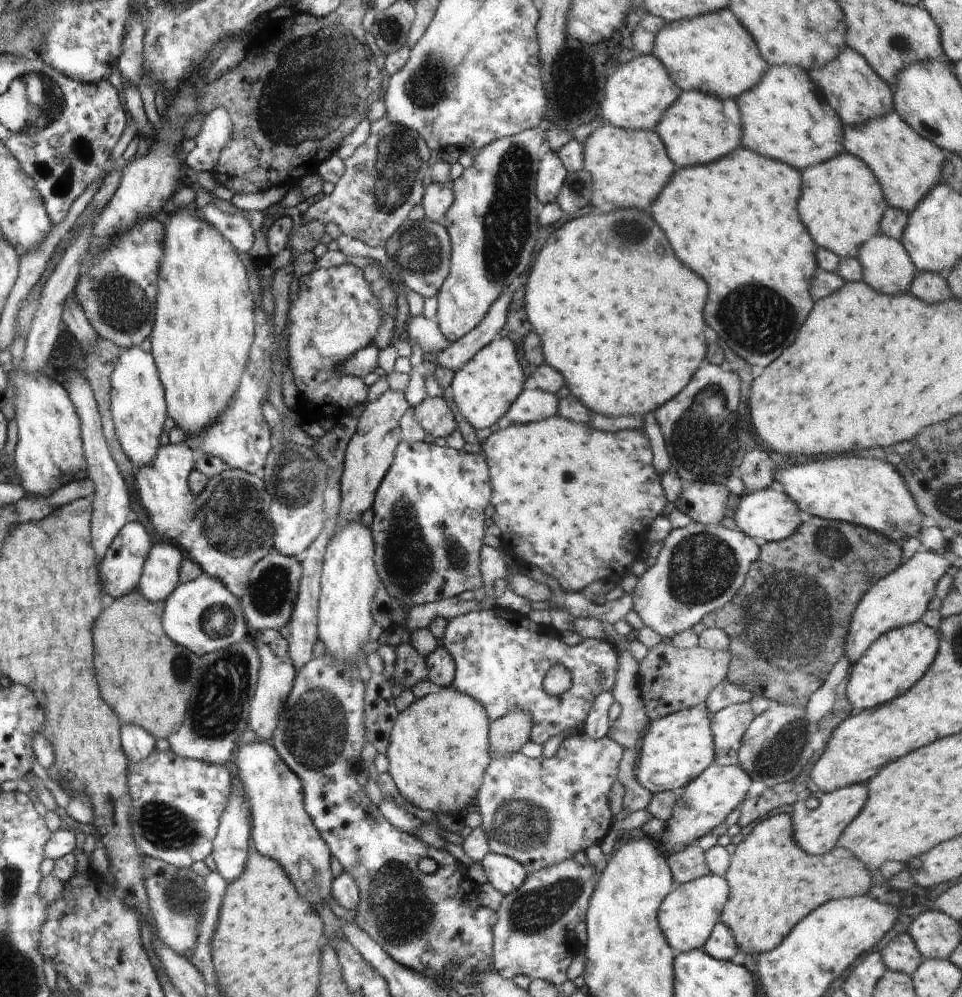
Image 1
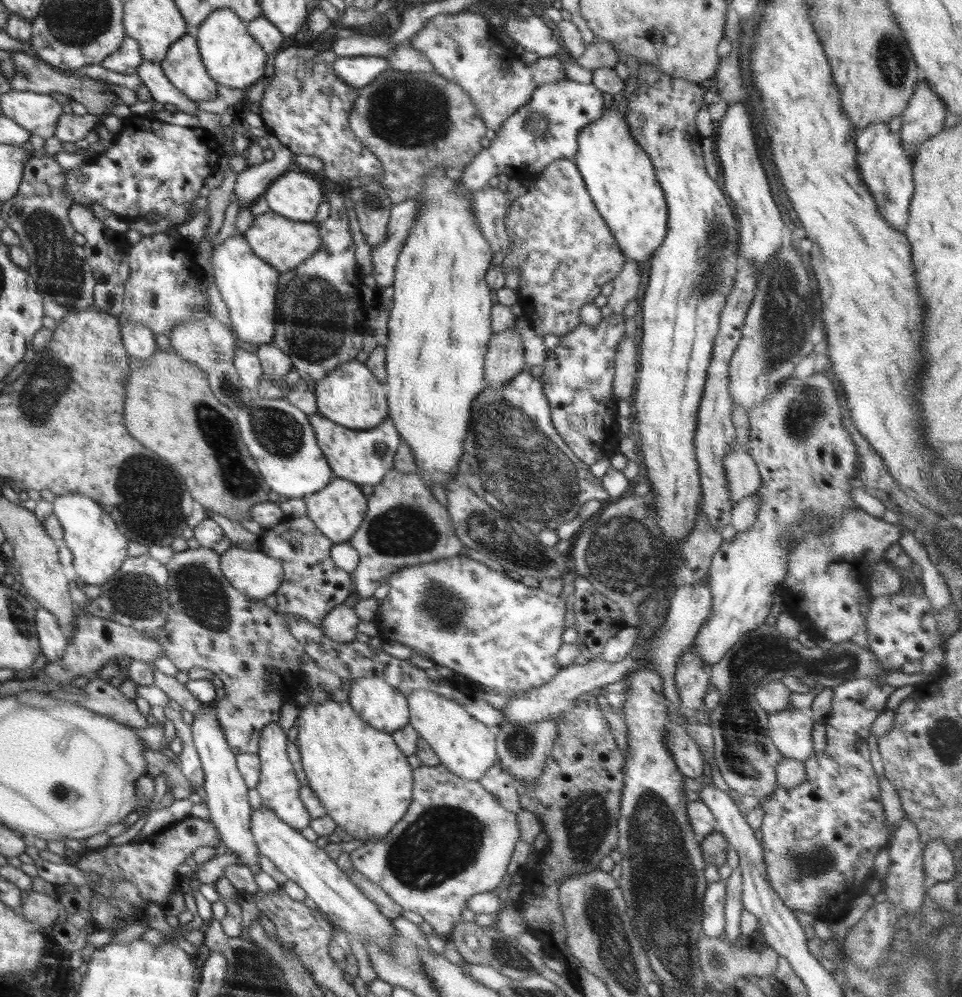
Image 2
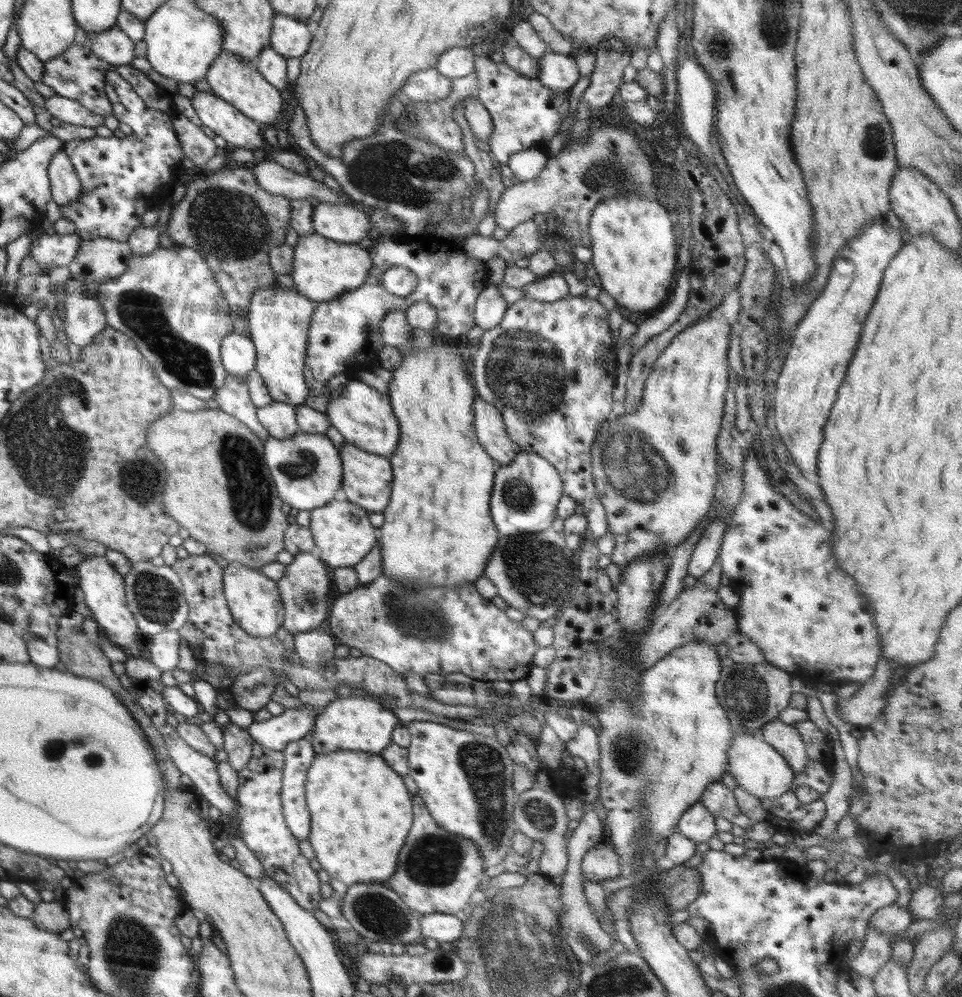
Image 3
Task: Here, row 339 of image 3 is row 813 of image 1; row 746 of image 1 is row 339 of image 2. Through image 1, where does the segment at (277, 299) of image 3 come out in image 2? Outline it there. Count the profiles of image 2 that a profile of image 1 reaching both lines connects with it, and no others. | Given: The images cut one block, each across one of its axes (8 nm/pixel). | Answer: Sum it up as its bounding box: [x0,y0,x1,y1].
[210,236,280,344]

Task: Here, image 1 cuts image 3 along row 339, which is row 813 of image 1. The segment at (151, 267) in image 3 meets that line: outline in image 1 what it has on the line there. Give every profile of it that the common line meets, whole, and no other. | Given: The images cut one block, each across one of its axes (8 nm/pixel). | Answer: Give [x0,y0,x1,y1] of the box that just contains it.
[128,749,234,868]

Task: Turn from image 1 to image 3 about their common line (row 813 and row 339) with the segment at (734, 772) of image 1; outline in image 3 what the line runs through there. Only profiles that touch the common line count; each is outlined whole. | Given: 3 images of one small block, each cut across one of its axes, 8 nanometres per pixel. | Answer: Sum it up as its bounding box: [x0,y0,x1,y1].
[590,315,732,574]

